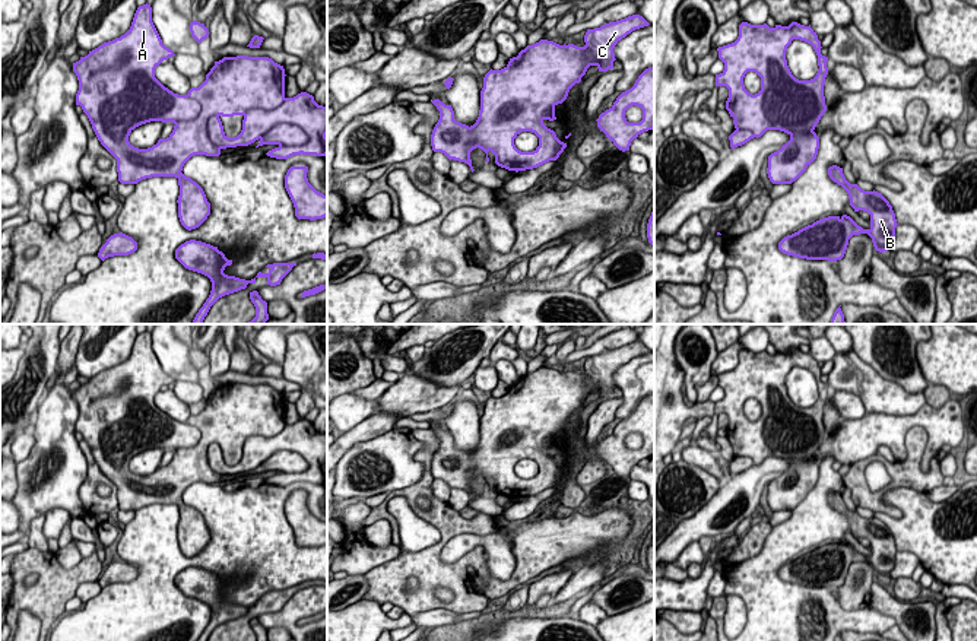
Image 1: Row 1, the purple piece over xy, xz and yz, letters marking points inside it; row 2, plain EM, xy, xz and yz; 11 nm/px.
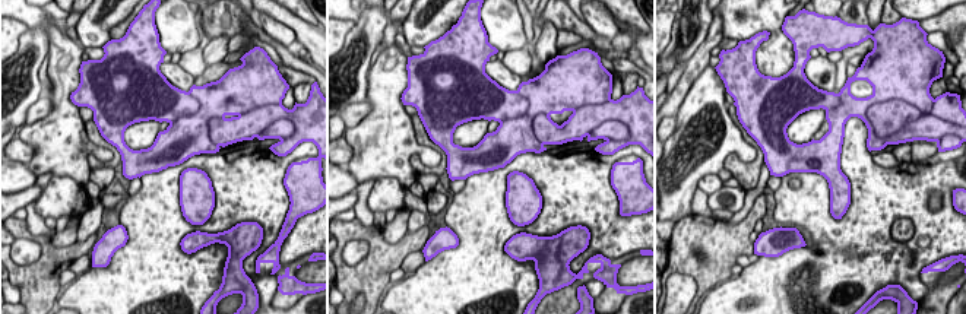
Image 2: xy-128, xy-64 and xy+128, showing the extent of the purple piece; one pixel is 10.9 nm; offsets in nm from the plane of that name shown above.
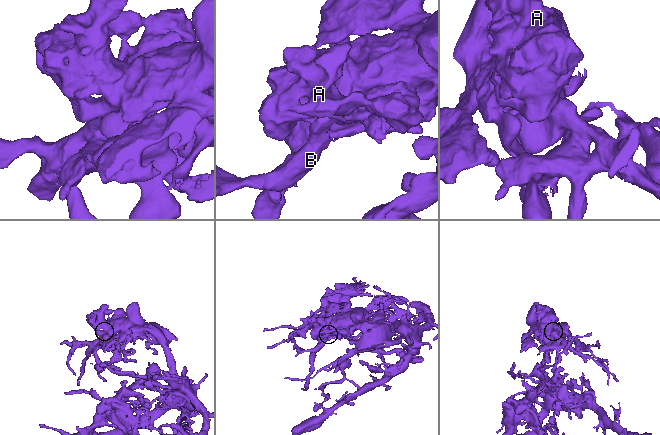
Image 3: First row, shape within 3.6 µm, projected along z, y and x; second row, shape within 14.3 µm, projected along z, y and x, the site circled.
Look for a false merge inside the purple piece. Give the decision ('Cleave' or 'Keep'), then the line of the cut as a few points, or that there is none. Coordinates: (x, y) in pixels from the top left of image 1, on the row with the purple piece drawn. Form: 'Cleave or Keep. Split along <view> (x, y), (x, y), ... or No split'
Keep. No split

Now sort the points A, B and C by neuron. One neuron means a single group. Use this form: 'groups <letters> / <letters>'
groups A B C

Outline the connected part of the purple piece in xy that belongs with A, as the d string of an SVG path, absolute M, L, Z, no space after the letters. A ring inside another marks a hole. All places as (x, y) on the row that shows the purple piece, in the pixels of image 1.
M150 4L139 6L130 29L112 41L104 42L73 63L73 72L79 80L76 105L80 105L88 115L92 128L101 145L117 159L118 181L121 184L137 184L152 177L175 177L180 185L178 218L181 225L191 231L199 228L210 215L210 203L203 188L185 177L181 171L184 164L194 155L219 156L222 149L248 146L258 140L263 145L276 147L266 155L276 159L288 159L294 155L327 155L327 105L318 105L314 96L301 92L294 98L285 96L285 69L269 57L223 57L215 61L215 66L206 74L206 80L199 88L191 88L187 95L178 95L165 88L156 77L155 69L169 57L175 55L172 50L162 44L162 39L152 22ZM242 115L242 130L237 137L228 137L219 117ZM162 121L174 123L174 130L166 139L159 139L156 145L147 149L134 147L129 142L130 133L146 123Z

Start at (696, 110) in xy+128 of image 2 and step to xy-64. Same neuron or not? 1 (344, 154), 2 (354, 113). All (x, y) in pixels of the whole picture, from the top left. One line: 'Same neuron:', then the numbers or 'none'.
Same neuron: none

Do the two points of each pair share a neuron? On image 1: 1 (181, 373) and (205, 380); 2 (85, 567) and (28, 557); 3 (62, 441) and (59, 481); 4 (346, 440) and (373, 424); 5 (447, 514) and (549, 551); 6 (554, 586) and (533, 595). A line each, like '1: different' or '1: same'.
1: different
2: same
3: same
4: same
5: same
6: same

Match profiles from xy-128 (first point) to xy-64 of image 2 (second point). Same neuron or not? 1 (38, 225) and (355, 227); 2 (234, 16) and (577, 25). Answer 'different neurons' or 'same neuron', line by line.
1: different neurons
2: same neuron

